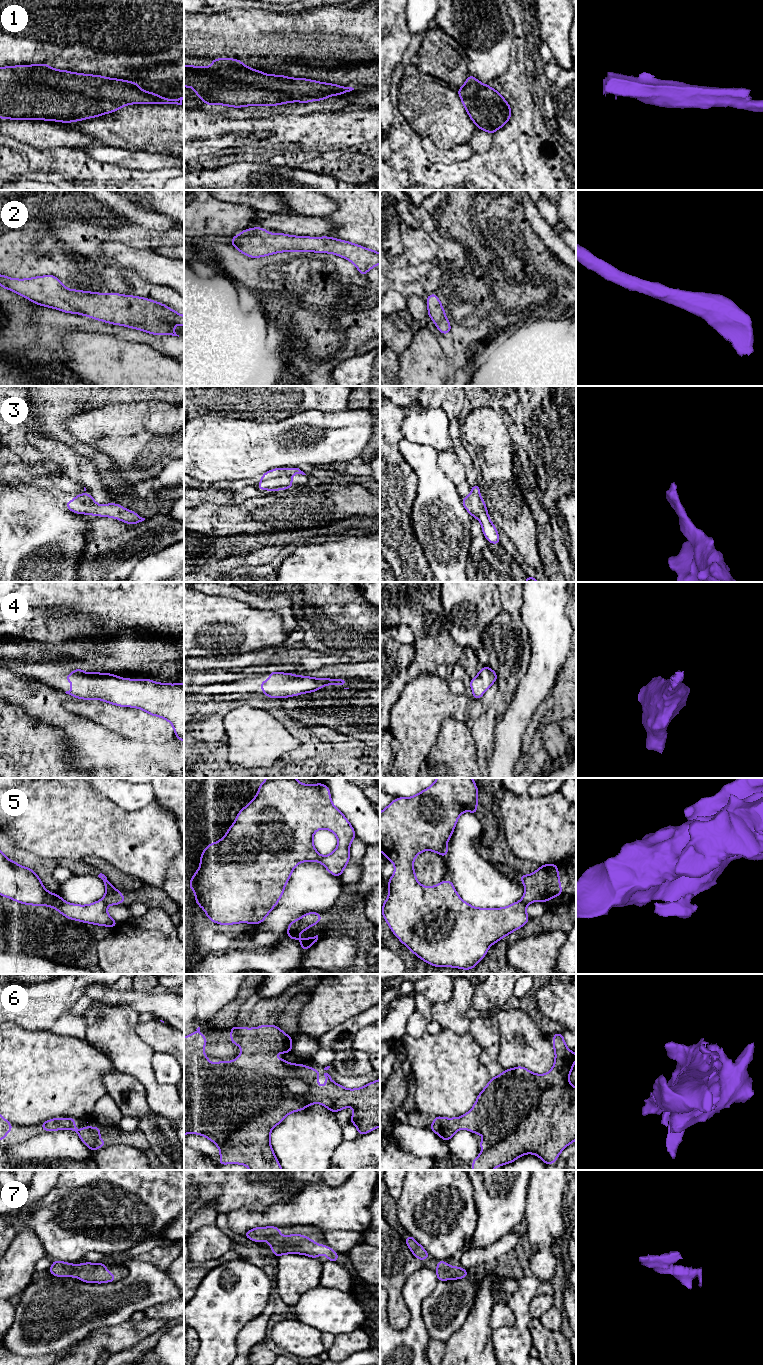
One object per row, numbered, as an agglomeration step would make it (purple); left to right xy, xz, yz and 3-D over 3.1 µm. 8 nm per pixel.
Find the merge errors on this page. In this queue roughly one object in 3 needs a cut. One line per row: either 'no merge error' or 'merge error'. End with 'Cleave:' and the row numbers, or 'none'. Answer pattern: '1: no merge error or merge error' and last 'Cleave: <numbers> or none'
1: no merge error
2: no merge error
3: no merge error
4: no merge error
5: merge error
6: no merge error
7: no merge error
Cleave: 5

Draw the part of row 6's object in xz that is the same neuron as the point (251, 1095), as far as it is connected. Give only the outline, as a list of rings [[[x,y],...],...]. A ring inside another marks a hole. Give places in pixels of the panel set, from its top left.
[[[275,1024],[256,1028],[230,1028],[230,1042],[239,1045],[242,1053],[235,1061],[211,1063],[204,1054],[208,1039],[200,1033],[200,1027],[196,1030],[184,1037],[184,1135],[194,1133],[213,1141],[220,1149],[219,1166],[243,1164],[250,1170],[283,1170],[270,1144],[271,1130],[288,1114],[302,1111],[315,1103],[322,1104],[333,1113],[353,1107],[354,1113],[349,1121],[357,1127],[359,1136],[380,1127],[380,1079],[358,1089],[346,1089],[333,1082],[328,1073],[324,1073],[326,1085],[320,1087],[319,1070],[304,1064],[292,1064],[273,1055],[292,1052],[292,1036],[285,1034]]]

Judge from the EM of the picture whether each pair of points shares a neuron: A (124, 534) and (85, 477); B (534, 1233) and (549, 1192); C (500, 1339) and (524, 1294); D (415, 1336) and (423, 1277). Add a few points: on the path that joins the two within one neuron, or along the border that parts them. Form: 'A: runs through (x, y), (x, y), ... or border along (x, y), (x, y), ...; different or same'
A: border along (90, 515), (110, 516), (127, 523), (136, 524); different
B: runs through (544, 1223), (544, 1202); same
C: runs through (513, 1332), (521, 1324), (521, 1307); same
D: runs through (415, 1321), (415, 1292); same

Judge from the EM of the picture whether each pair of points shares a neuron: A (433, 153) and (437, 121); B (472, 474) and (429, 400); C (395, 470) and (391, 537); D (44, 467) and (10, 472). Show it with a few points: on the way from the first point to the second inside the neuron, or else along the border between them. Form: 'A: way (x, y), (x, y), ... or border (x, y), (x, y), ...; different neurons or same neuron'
A: border (421, 136), (427, 136), (442, 149), (457, 145); different neurons
B: way (462, 453), (457, 446), (454, 419), (450, 411); same neuron
C: way (391, 487), (391, 520); same neuron
D: way (36, 471), (18, 471); same neuron

